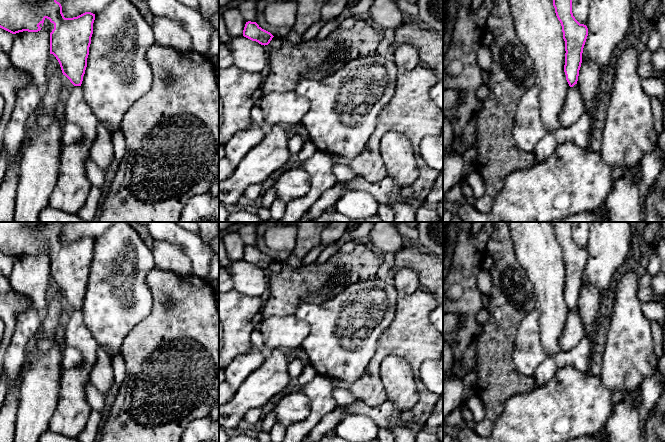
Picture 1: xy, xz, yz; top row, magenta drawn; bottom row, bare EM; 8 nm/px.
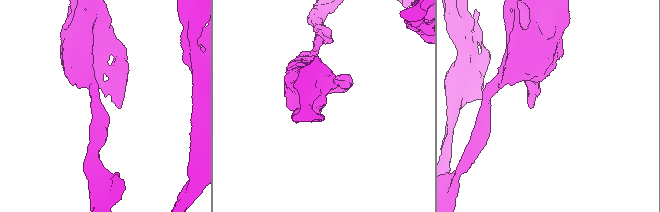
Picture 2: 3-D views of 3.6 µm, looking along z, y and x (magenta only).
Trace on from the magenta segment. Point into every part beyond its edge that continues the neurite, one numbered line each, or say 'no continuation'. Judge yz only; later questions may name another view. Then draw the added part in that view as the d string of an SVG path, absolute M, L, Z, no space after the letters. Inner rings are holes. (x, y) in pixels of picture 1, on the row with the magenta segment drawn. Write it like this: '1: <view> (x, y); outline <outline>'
no continuation

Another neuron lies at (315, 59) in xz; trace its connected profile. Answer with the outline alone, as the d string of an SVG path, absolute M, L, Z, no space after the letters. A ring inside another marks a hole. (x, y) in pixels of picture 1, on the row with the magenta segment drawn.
M366 17L357 18L352 28L337 28L322 40L312 39L298 44L283 42L282 46L272 49L269 53L270 71L267 78L263 81L262 90L264 95L277 90L295 91L297 84L304 79L322 79L325 78L349 62L357 58L366 56L375 56L378 54L378 46L382 41L382 31L373 25Z

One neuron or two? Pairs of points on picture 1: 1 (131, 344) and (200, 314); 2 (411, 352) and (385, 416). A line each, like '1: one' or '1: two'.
1: one
2: two

